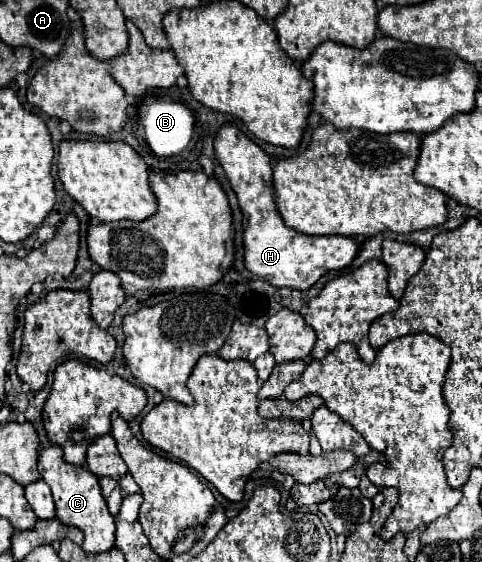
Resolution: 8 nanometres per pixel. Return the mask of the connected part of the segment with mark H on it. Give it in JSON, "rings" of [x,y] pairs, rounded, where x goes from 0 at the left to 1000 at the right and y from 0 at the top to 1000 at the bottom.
{"rings":[[[465,221],[444,246],[448,285],[465,299],[506,381],[506,466],[510,477],[560,502],[610,516],[647,512],[685,480],[710,480],[743,456],[747,438],[722,420],[639,420],[598,406],[573,370],[560,281],[494,224]]]}

